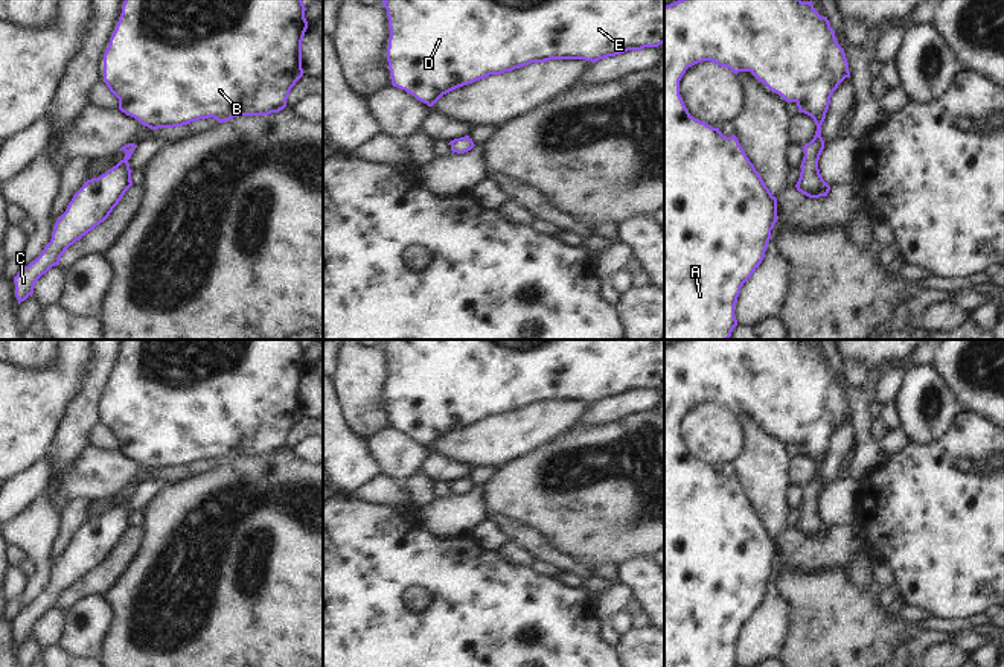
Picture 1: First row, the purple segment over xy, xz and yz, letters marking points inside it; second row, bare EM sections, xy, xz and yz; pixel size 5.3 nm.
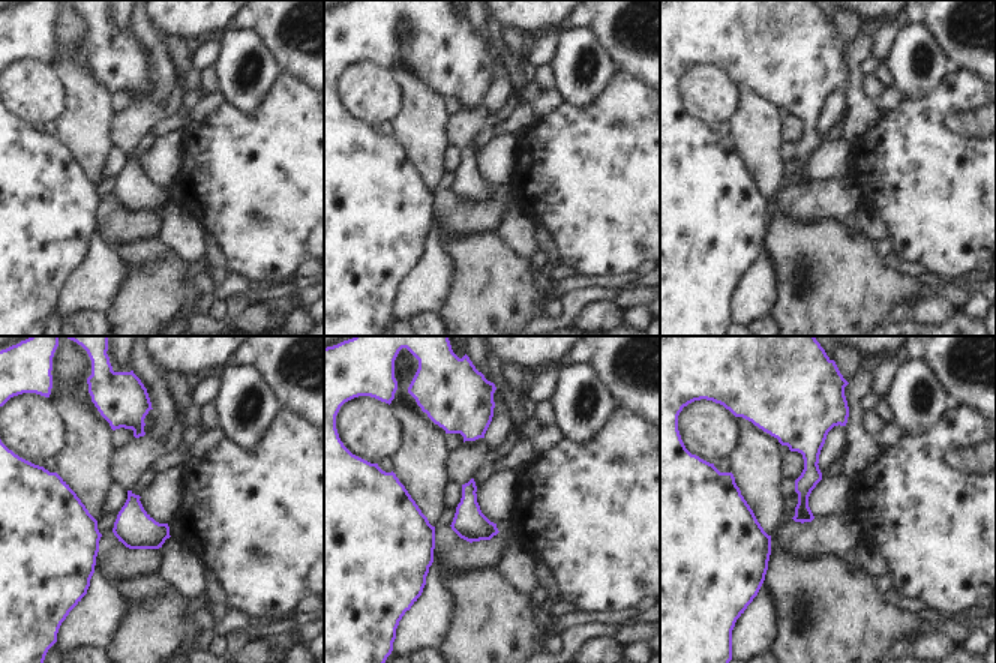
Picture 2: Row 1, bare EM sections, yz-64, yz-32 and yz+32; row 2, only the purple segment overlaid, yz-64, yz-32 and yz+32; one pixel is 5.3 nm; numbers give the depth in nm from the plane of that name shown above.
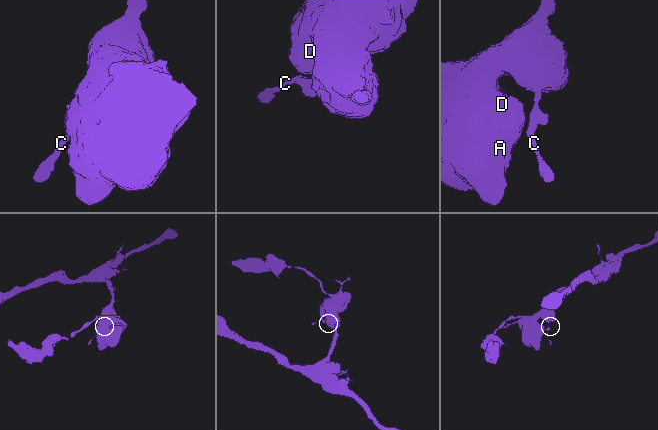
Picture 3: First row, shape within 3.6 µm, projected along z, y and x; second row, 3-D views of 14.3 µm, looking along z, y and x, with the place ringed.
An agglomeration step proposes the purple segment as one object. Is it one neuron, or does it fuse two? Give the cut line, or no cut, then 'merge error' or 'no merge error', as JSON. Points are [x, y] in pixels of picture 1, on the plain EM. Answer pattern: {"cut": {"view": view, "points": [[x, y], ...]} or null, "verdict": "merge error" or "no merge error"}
{"cut": null, "verdict": "no merge error"}

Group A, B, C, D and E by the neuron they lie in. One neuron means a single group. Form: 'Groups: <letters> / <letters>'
Groups: A B C D E.

